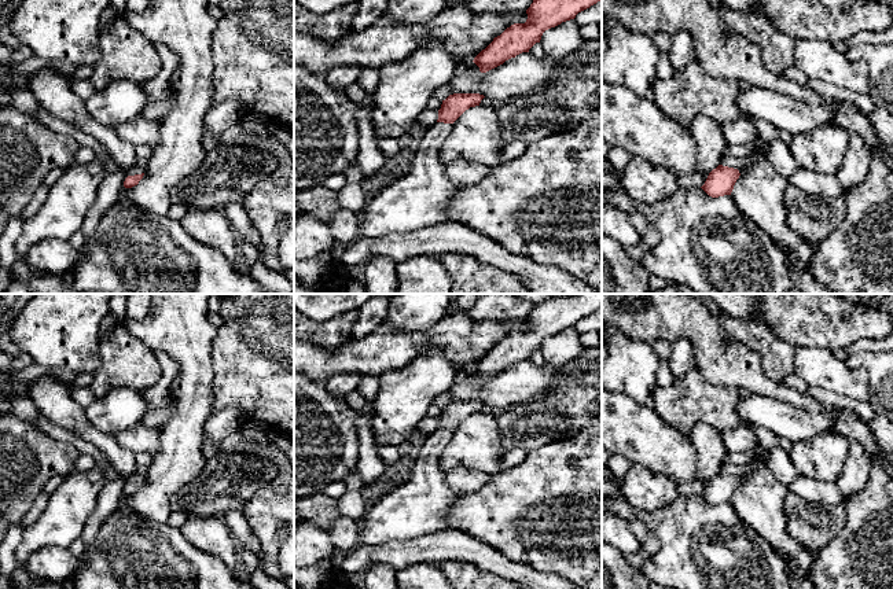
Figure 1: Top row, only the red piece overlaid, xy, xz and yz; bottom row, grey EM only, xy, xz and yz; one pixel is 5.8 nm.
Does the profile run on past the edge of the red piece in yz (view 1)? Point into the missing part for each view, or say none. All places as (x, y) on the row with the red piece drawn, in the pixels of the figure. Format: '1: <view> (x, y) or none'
1: none

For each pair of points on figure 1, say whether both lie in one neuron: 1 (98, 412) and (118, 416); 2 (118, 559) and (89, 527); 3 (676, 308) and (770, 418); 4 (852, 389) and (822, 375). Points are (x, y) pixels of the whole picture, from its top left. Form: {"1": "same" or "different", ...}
{"1": "same", "2": "different", "3": "different", "4": "same"}

